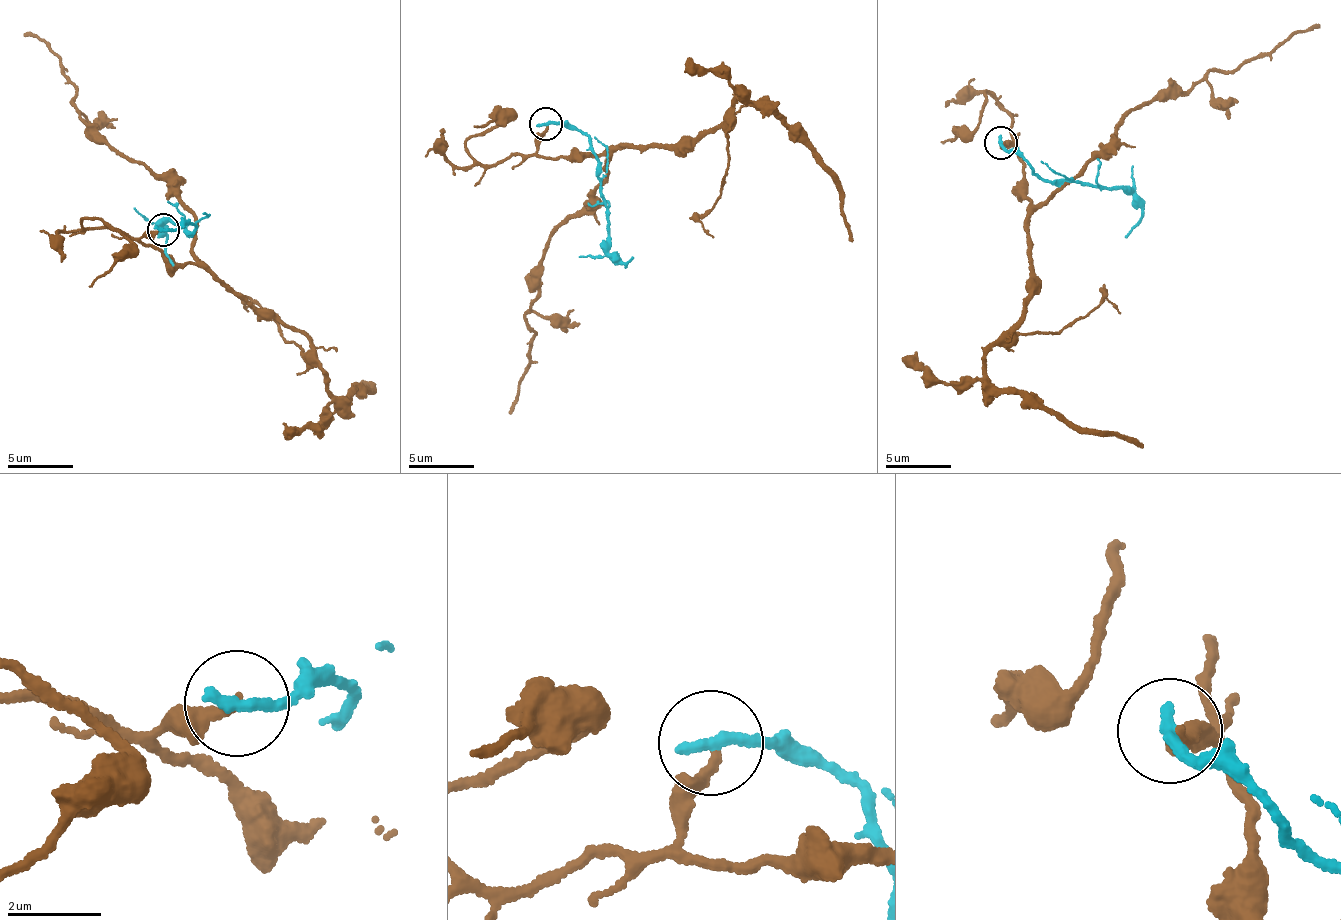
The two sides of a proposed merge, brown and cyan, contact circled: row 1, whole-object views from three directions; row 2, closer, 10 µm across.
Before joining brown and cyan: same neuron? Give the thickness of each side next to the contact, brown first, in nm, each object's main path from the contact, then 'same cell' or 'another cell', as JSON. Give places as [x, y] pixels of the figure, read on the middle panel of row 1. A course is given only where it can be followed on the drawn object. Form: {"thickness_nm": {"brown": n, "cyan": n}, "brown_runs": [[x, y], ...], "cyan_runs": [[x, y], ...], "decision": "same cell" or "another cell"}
{"thickness_nm": {"brown": 220, "cyan": 320}, "brown_runs": [[547, 126], [537, 153], [543, 158], [685, 141], [722, 124], [742, 99], [763, 106], [830, 172], [853, 241]], "cyan_runs": [[547, 123], [574, 124], [588, 137], [596, 157], [611, 252], [623, 264], [632, 256]], "decision": "another cell"}

